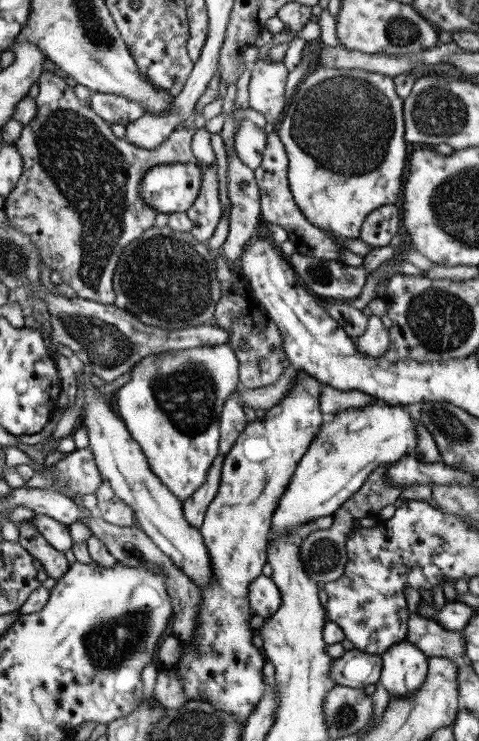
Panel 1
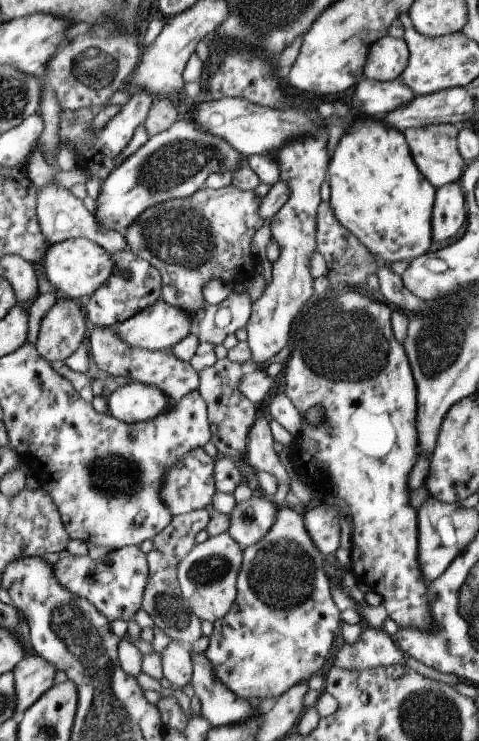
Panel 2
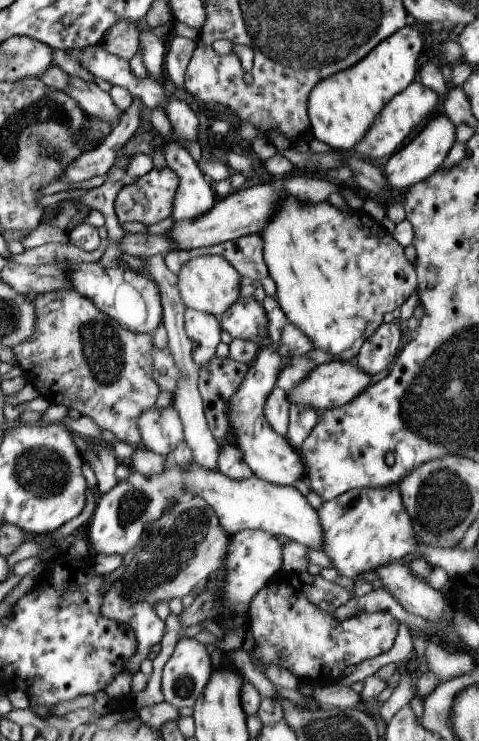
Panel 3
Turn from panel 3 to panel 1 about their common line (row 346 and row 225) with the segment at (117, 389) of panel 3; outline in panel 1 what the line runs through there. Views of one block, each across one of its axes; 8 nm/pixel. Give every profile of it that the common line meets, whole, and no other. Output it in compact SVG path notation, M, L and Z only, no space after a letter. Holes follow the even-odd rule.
M44 71L38 83L36 116L23 125L21 135L14 144L22 155L24 173L14 190L5 198L4 212L9 224L30 237L43 263L51 271L59 272L62 280L74 289L78 297L114 305L116 292L113 274L123 248L154 227L158 213L143 199L141 182L153 166L192 160L191 142L196 129L177 128L158 148L144 150L116 137L110 124L89 105L82 104L73 86L56 72Z

